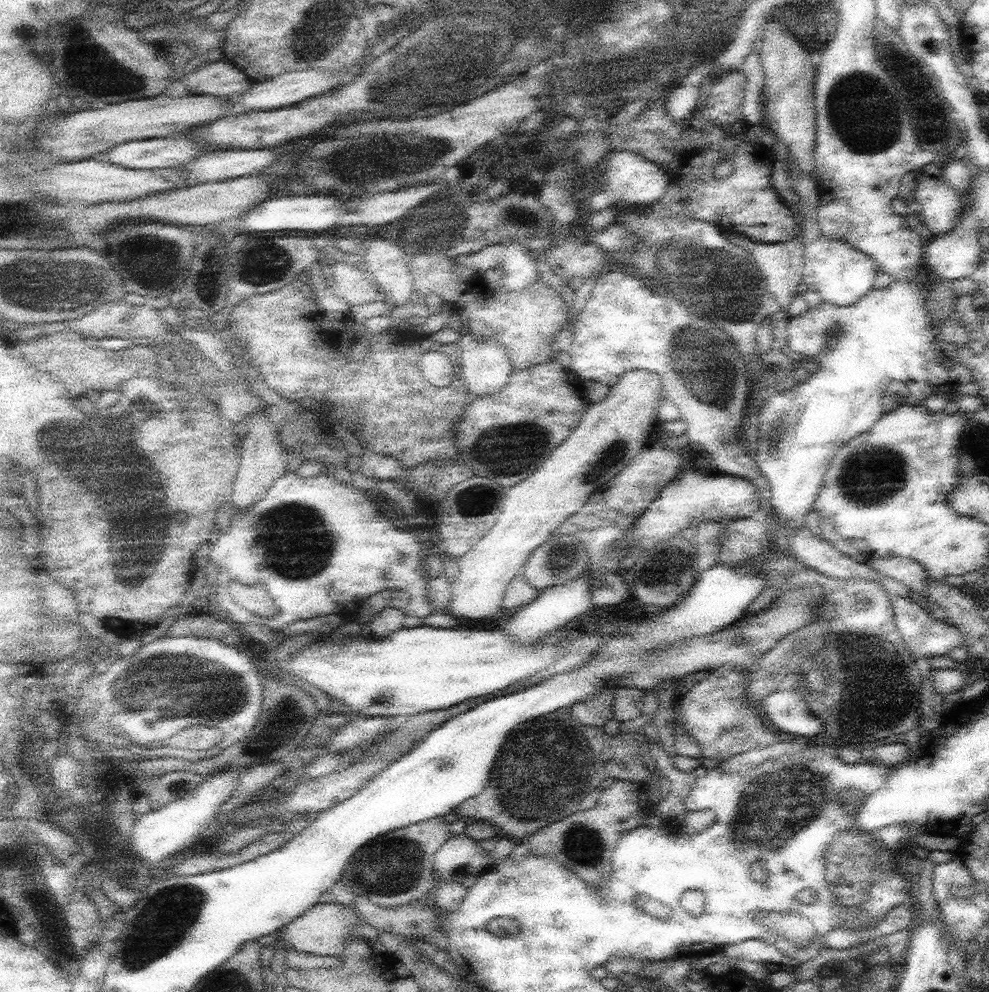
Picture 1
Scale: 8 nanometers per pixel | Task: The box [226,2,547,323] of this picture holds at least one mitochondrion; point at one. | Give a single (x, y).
(451, 59)

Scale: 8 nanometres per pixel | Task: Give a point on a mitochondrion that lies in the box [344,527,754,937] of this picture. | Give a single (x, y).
(581, 743)

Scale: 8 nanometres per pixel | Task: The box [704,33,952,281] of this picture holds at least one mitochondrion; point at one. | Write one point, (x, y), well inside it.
(856, 137)

